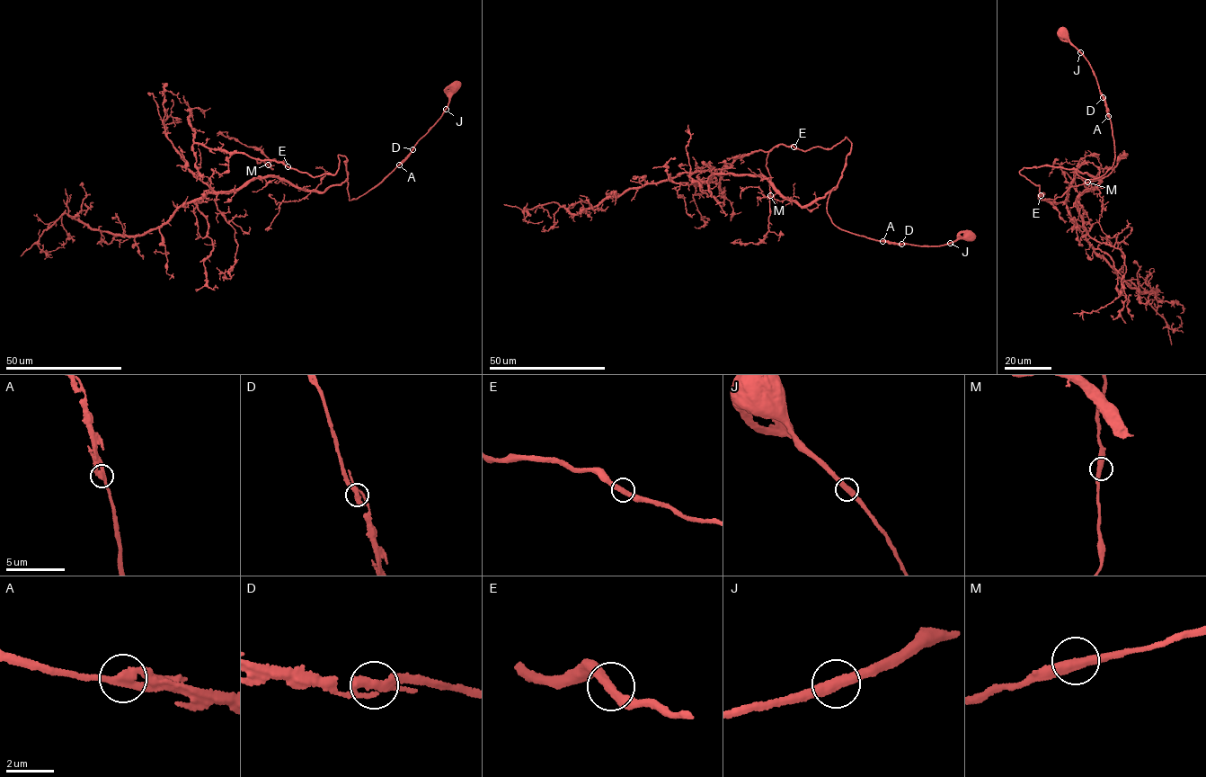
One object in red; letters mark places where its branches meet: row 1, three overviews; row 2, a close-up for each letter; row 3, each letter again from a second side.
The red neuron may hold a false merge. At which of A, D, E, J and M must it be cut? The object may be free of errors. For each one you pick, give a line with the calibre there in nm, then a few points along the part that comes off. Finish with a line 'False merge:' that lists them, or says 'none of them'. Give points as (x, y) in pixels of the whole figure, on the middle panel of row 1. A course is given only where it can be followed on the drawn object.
False merge: none of them

